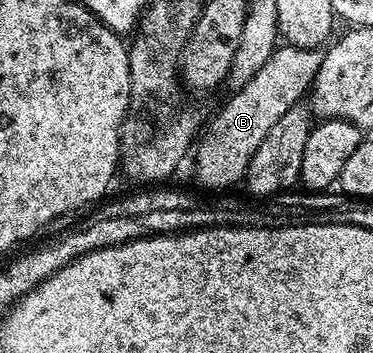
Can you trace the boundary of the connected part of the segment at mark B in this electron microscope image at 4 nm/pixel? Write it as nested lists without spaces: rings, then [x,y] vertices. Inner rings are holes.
[[[288,44],[276,47],[260,70],[241,88],[232,93],[229,100],[212,118],[207,130],[200,135],[195,156],[195,178],[200,186],[221,192],[246,177],[248,164],[265,135],[276,125],[281,116],[296,107],[310,91],[316,74],[324,61],[326,51],[322,47],[299,48]]]

